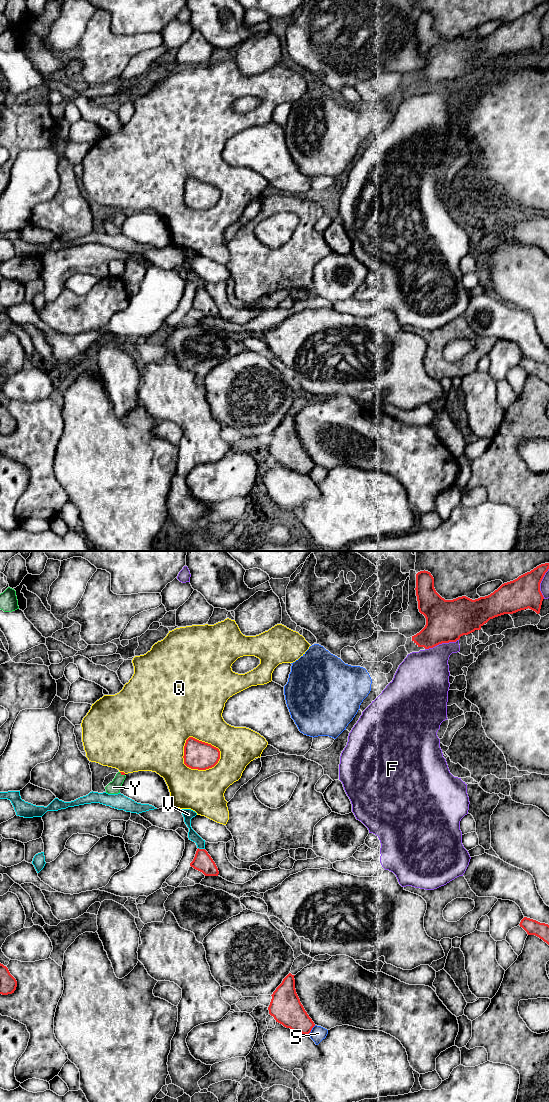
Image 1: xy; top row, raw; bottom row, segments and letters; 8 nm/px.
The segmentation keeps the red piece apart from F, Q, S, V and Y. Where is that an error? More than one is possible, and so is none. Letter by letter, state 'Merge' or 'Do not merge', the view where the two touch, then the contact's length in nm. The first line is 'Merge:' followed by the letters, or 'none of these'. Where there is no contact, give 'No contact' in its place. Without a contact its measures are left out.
Merge: Y
F: Do not merge. Touches red in xy. Shared border 280 nm
Q: Do not merge. Touches red in xy. Shared border 320 nm
S: Do not merge. Touches red in xy. Shared border 100 nm
V: Do not merge. Touches red in xy. Shared border 60 nm
Y: Merge. Touches red in xy. Shared border 50 nm

